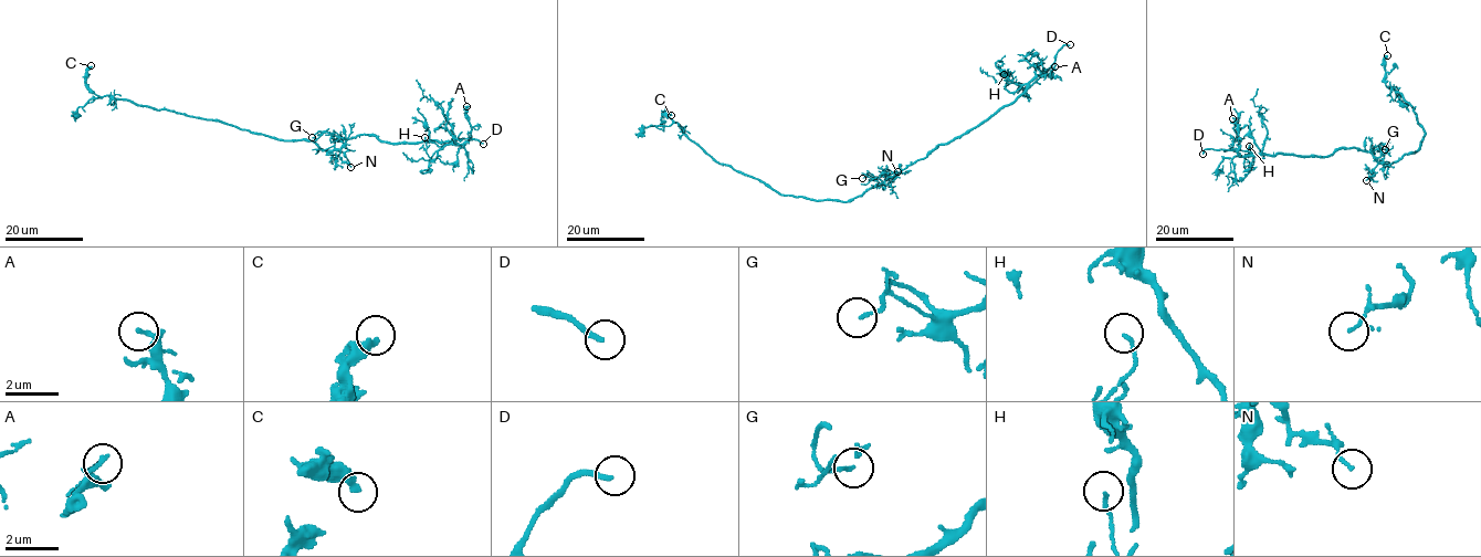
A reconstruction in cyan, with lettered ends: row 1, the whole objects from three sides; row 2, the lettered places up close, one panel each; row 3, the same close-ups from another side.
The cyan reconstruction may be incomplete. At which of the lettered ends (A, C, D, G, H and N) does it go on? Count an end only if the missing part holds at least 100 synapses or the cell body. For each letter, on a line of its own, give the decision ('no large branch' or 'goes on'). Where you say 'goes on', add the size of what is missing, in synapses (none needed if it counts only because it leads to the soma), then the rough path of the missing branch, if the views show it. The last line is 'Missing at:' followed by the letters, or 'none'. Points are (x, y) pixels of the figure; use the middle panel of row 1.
A: no large branch
C: no large branch
D: goes on; missing branch runs (1070, 44), (1082, 46), (1101, 69), (1123, 70)
G: no large branch
H: no large branch
N: no large branch
Missing at: D

